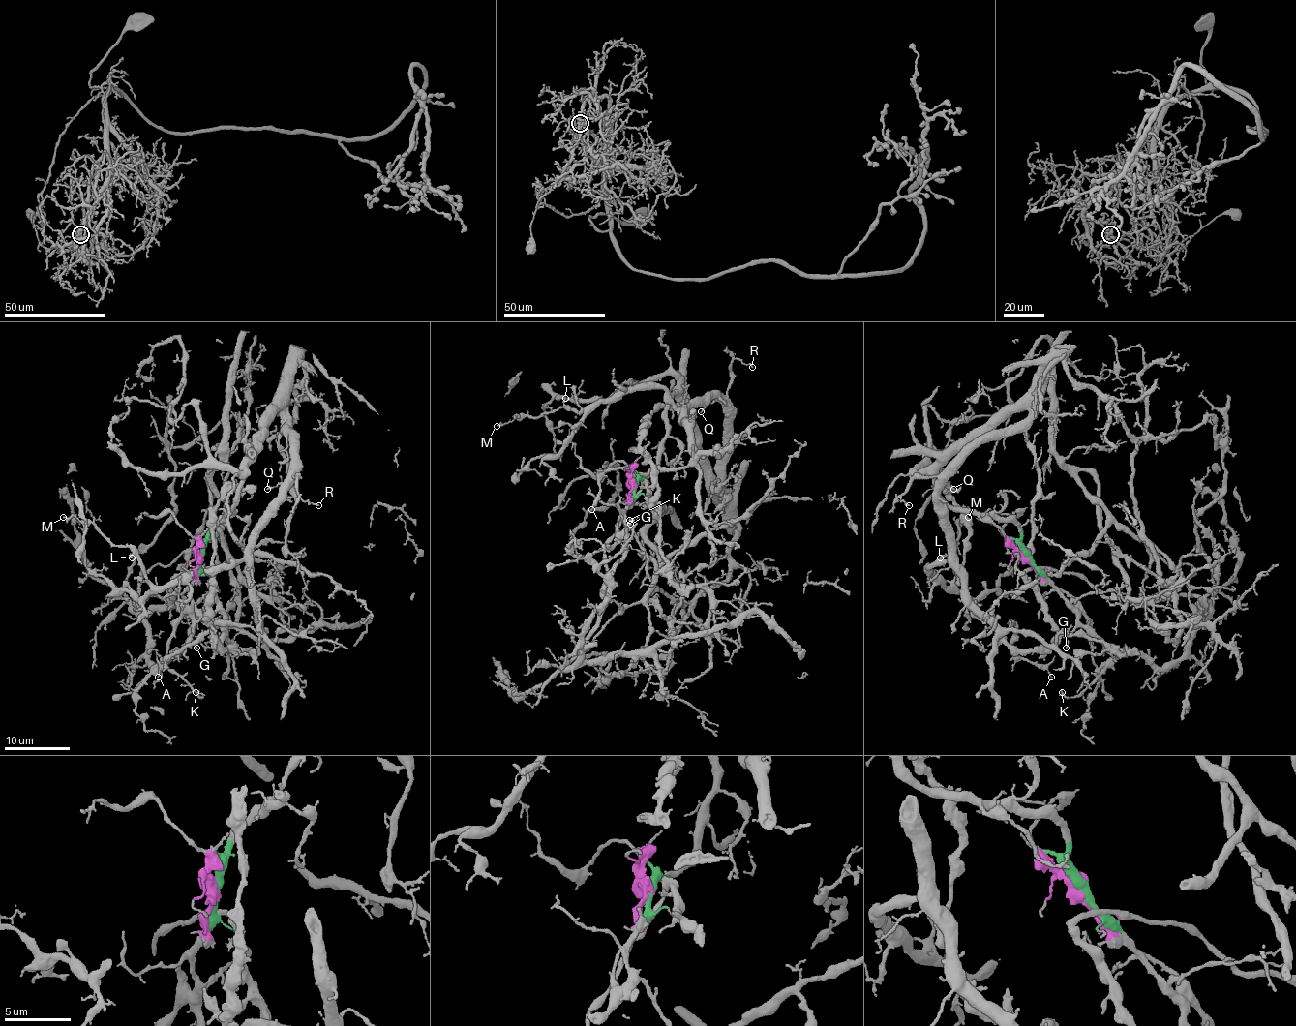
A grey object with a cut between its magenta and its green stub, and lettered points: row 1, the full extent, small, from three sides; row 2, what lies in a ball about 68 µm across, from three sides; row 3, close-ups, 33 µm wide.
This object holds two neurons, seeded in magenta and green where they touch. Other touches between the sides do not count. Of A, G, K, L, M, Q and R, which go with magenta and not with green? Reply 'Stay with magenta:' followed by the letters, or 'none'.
Stay with magenta: G, K

